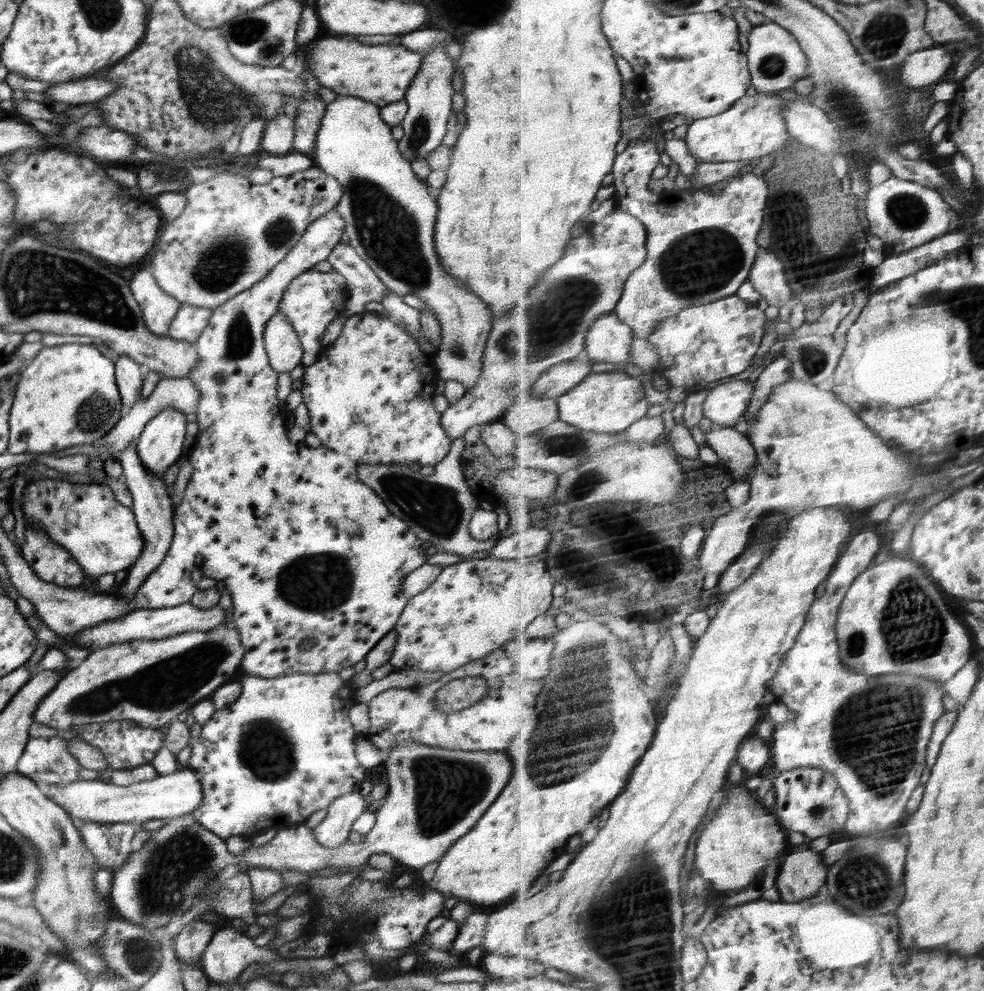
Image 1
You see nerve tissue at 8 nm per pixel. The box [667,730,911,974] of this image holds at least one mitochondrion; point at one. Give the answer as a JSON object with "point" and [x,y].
{"point":[868,883]}

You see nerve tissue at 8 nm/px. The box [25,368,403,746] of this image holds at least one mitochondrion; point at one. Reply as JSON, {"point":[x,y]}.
{"point":[159,687]}

